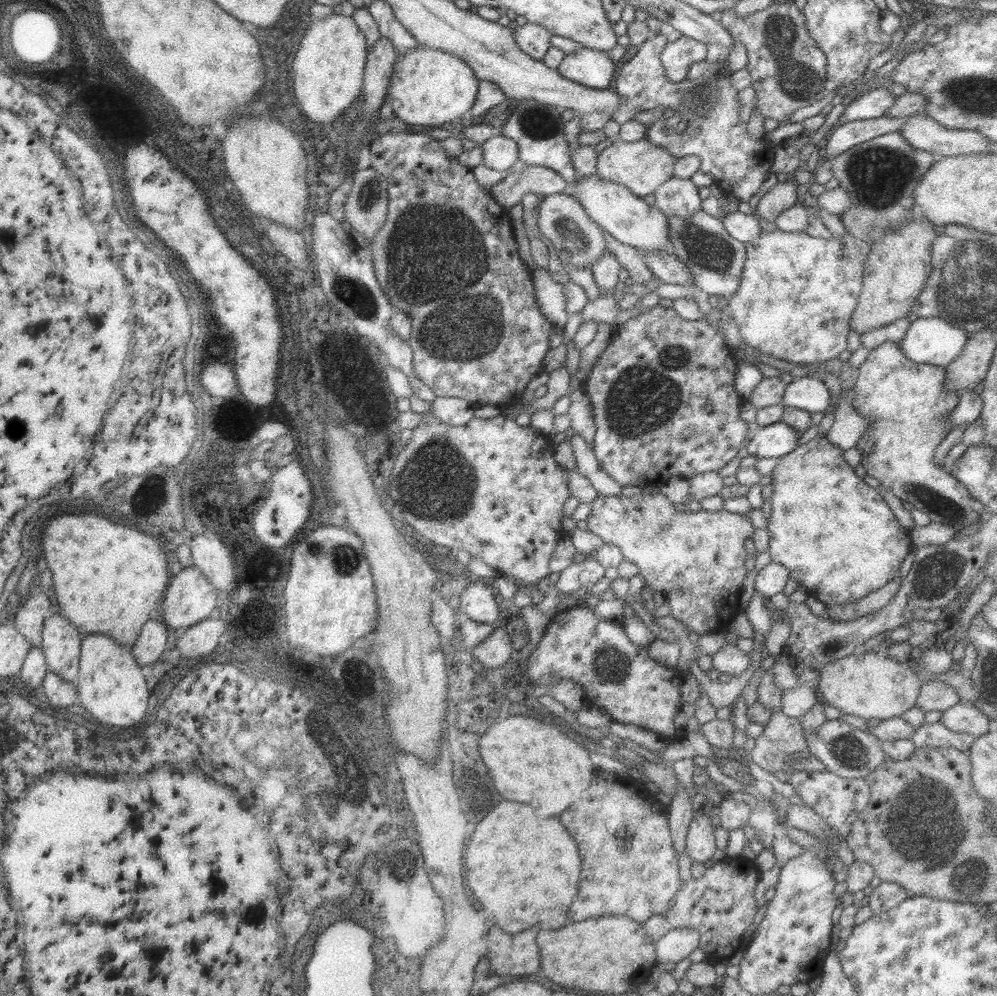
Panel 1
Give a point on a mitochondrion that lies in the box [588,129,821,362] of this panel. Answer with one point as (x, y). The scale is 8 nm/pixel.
(711, 250)

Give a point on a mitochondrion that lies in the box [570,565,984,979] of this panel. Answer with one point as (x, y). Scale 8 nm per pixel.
(918, 825)

